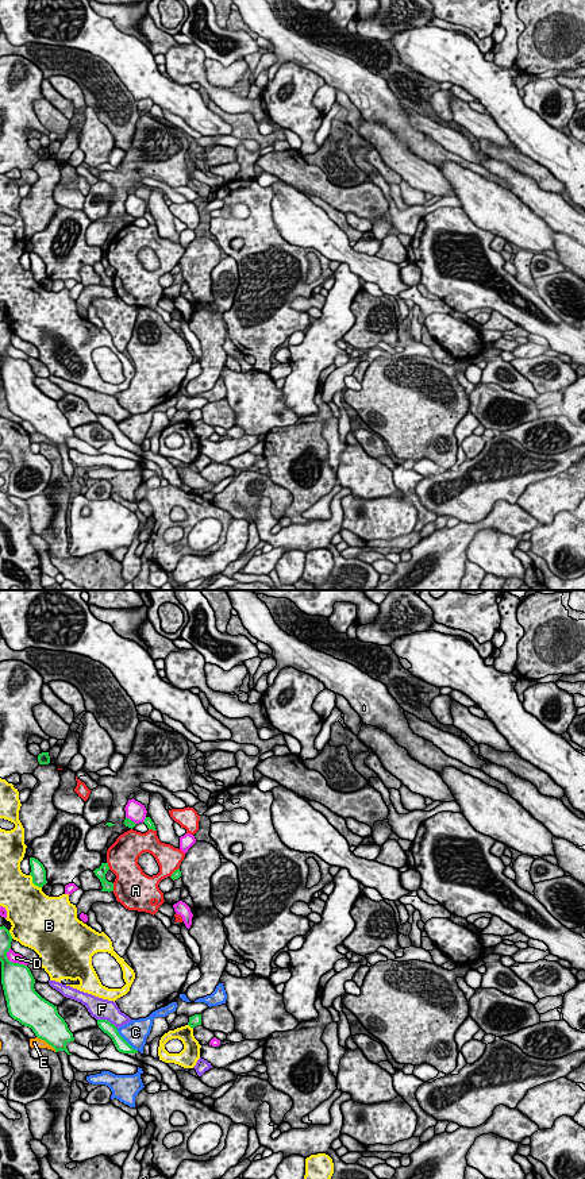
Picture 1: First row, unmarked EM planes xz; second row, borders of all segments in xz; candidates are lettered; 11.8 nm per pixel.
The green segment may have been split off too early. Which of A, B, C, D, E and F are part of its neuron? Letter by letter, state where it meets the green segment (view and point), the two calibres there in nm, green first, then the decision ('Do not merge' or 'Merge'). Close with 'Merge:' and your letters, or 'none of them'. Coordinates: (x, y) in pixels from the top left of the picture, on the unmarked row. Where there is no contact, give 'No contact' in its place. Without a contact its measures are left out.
A: Touches green at xz (112, 282). Thickness 130 nm (green) against 460 nm. Do not merge
B: Touches green at xz (33, 277). Thickness 190 nm (green) against 460 nm. Do not merge
C: Touches green at xz (124, 435). Thickness 160 nm (green) against 300 nm. Do not merge
D: Touches green at xz (11, 357). Thickness 380 nm (green) against 130 nm. Do not merge
E: Touches green at xz (46, 436). Thickness 380 nm (green) against 130 nm. Do not merge
F: Touches green at xz (108, 416). Thickness 140 nm (green) against 260 nm. Do not merge
Merge: none of them

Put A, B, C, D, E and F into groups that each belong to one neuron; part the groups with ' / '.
A / B / C / D / E / F

